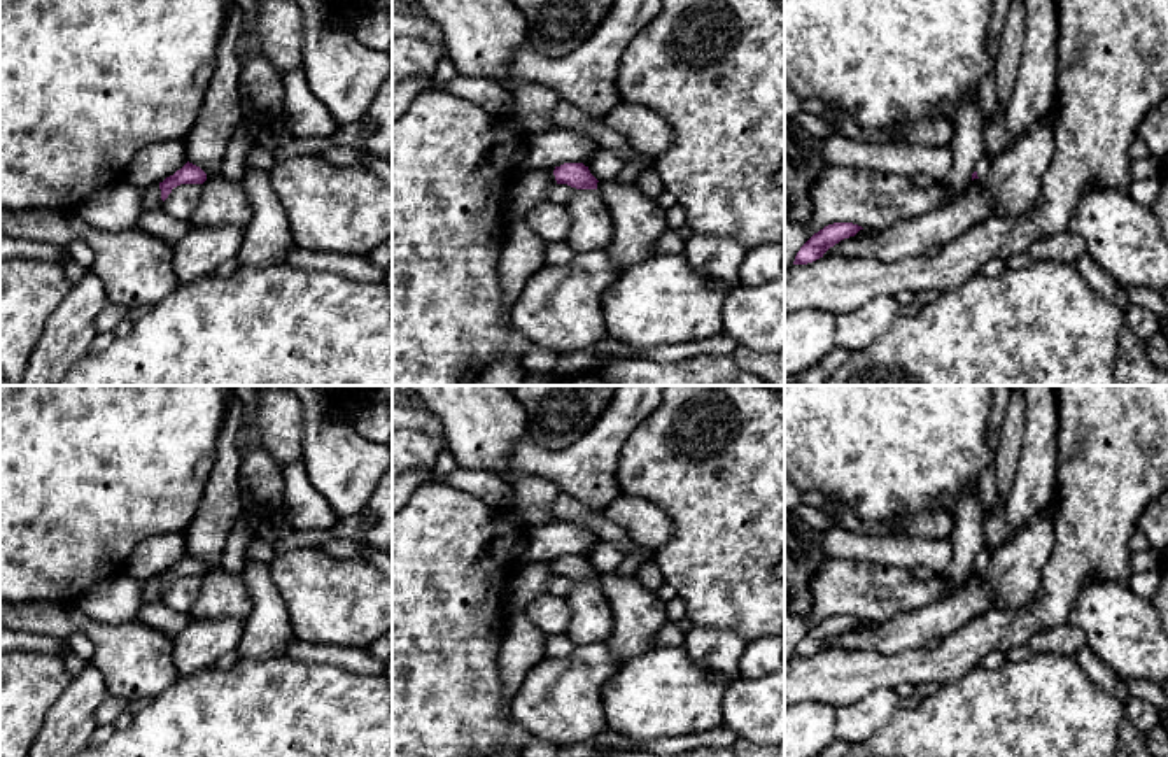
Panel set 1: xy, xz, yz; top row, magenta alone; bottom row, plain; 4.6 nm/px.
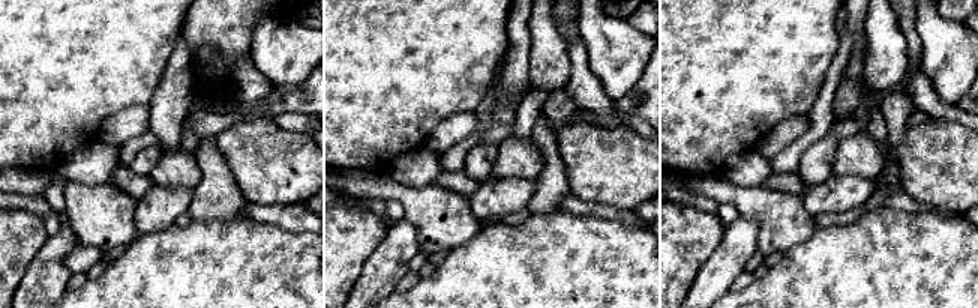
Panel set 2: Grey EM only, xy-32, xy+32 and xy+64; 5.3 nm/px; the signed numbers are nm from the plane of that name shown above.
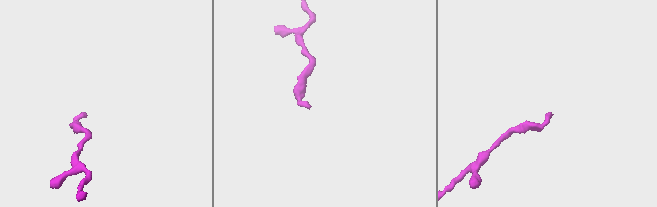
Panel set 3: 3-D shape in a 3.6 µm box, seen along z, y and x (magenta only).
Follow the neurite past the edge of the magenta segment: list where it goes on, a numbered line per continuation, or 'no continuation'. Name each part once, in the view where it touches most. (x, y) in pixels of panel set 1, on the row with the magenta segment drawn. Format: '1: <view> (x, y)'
1: yz (983, 167)

